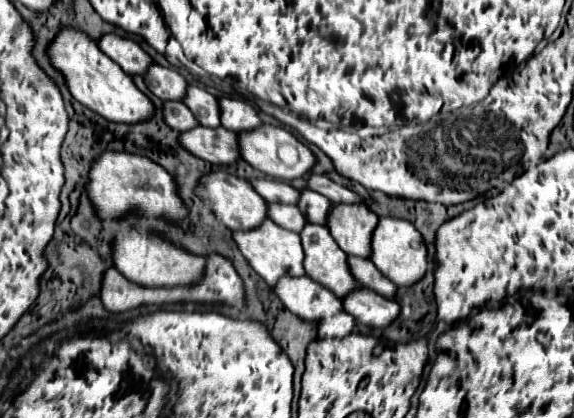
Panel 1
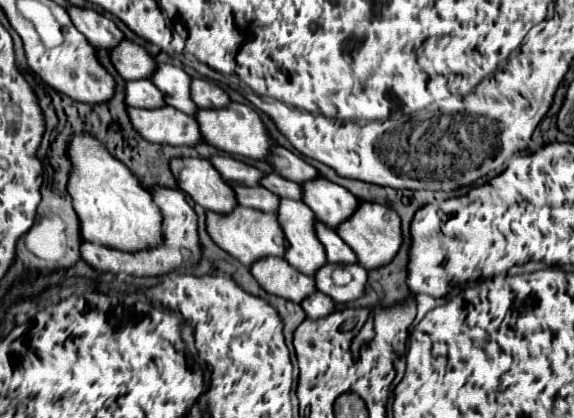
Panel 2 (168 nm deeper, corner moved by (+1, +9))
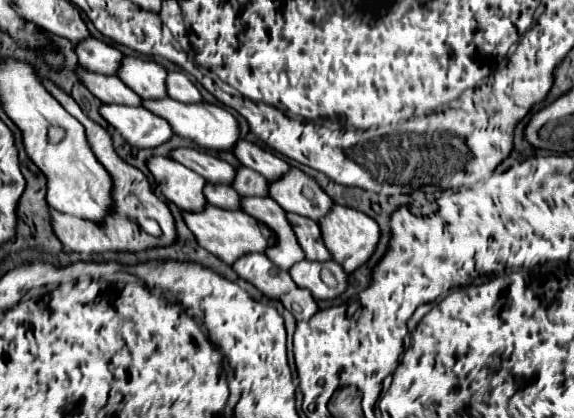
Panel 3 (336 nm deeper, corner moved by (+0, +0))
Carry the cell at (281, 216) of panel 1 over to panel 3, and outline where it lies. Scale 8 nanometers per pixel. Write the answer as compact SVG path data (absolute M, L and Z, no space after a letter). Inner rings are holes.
M207 182L205 188L203 188L203 196L213 206L227 208L227 210L239 210L241 196L229 184L211 184L211 182Z

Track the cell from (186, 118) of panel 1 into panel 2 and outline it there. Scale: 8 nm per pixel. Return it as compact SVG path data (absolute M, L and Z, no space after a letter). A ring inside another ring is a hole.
M130 81L126 85L126 101L130 107L160 109L166 107L164 93L152 81Z

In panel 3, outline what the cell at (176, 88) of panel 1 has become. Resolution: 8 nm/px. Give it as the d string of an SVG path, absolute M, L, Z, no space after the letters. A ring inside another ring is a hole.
M91 36L77 42L73 50L81 66L93 72L101 72L101 74L117 74L117 64L123 58L123 54L117 48L101 40L95 40Z

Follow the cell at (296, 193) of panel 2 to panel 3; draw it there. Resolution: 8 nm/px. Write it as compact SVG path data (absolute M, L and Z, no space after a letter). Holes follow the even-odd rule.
M245 166L235 168L233 188L241 196L267 196L267 180L261 174L257 174Z

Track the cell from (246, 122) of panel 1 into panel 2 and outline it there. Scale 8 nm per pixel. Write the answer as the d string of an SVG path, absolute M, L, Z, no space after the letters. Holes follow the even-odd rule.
M192 79L192 97L204 109L222 109L230 105L230 95L208 79Z

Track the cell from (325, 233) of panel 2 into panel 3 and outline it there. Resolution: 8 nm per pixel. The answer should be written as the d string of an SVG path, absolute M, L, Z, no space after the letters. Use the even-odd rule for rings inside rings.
M287 212L287 222L291 224L291 228L297 236L297 242L301 246L301 250L305 252L307 260L315 260L315 262L329 260L329 252L325 250L325 246L321 242L321 230L319 230L317 222L313 222L305 216L293 214L293 212Z

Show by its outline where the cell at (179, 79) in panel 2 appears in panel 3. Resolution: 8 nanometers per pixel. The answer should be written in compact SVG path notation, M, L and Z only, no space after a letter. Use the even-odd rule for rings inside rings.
M125 56L117 68L117 76L141 98L165 96L165 68L153 60Z

